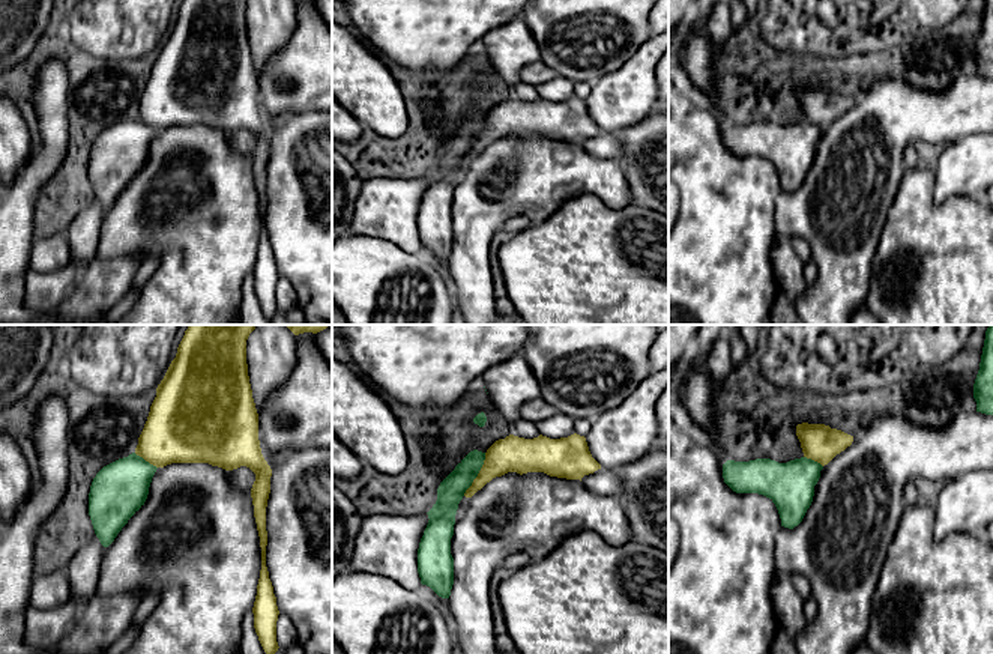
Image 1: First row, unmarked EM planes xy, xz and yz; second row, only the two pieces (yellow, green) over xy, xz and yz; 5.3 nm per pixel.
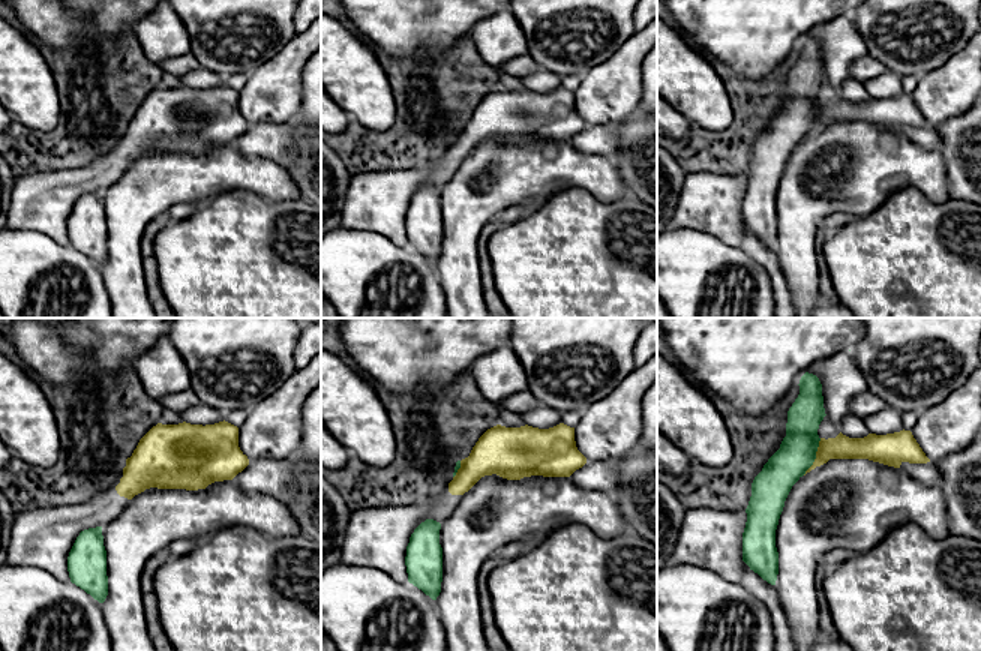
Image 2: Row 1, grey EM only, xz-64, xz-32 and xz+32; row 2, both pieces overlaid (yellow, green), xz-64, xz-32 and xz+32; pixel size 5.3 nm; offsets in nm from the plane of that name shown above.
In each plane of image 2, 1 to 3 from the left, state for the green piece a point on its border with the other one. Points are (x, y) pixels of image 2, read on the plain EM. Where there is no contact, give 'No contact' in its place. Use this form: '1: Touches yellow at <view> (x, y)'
1: No contact
2: Touches yellow at xz-32 (458, 134)
3: Touches yellow at xz+32 (816, 120)

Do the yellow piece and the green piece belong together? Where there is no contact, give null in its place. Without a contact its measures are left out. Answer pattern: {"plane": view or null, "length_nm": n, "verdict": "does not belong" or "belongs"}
{"plane": "xz", "length_nm": 260, "verdict": "does not belong"}

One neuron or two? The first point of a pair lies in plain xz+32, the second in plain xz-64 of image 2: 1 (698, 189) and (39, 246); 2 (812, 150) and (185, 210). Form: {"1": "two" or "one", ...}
{"1": "two", "2": "two"}

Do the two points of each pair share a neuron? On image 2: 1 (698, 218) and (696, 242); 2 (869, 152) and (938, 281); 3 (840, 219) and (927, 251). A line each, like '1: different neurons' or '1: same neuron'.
1: different neurons
2: different neurons
3: different neurons

